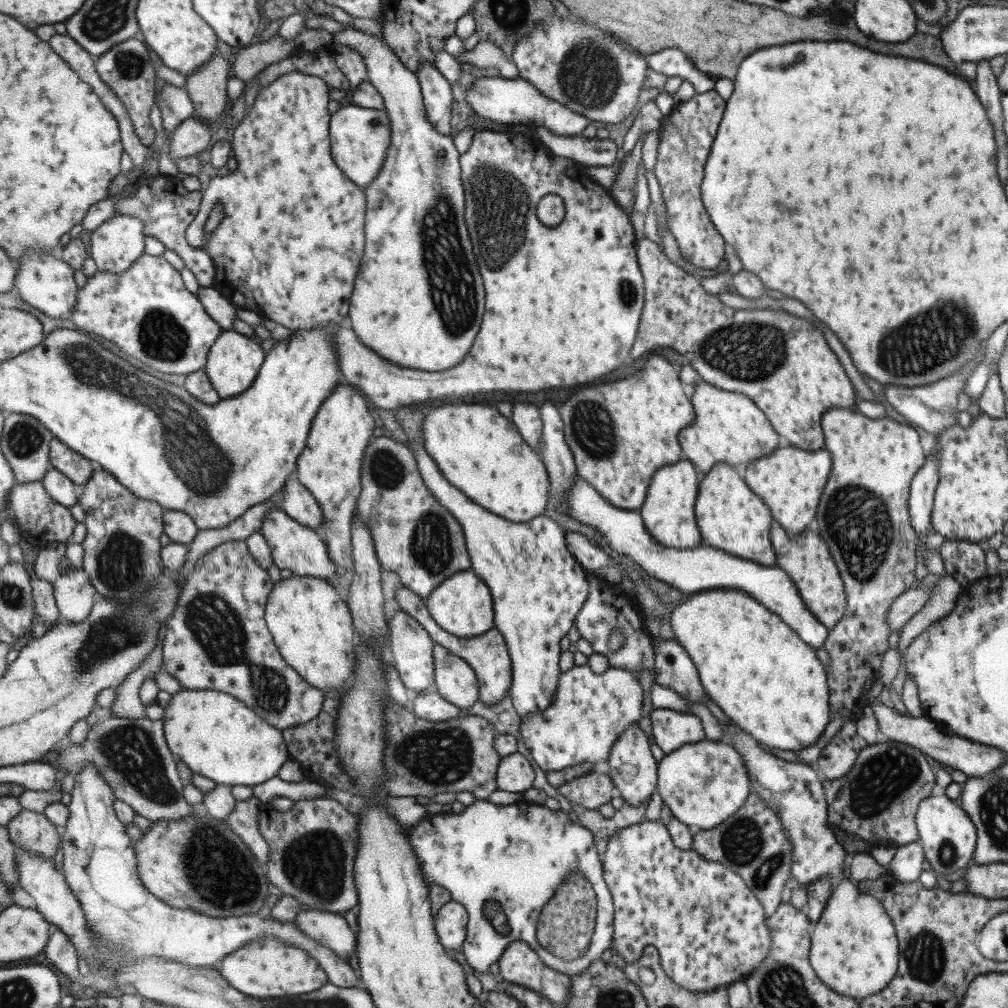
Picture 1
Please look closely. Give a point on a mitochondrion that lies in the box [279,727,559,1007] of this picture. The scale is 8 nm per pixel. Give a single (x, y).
(496, 917)

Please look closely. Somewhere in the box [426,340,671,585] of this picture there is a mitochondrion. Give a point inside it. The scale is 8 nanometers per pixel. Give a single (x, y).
(593, 430)

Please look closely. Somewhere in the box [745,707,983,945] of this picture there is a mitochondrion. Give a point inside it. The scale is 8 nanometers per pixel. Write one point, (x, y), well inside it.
(886, 775)

